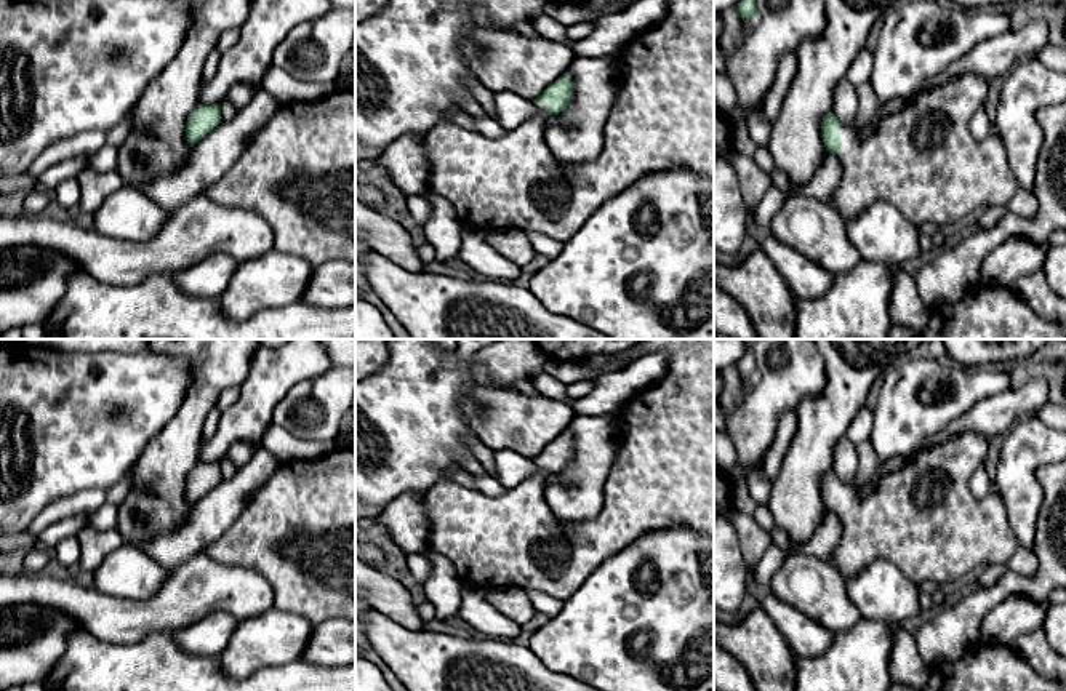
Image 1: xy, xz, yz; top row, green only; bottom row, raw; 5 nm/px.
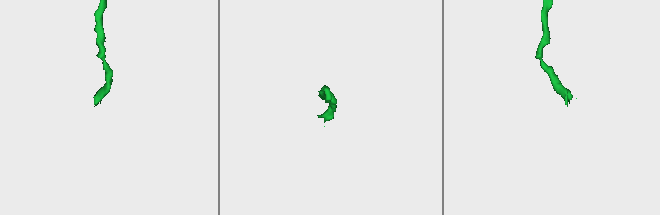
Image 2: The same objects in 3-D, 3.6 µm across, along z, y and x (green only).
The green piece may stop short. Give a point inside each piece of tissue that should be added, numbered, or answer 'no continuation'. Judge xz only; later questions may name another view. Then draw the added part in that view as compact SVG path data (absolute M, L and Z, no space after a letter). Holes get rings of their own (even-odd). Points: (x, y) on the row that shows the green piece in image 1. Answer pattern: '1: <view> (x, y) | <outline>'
1: xz (663, 117) | M714 0L666 2L666 16L619 50L618 96L603 125L603 146L595 158L584 165L560 163L546 142L547 104L539 102L536 117L498 138L461 128L455 122L431 130L424 142L427 190L453 205L463 227L483 232L522 229L563 245L605 202L643 176L685 168L714 179Z

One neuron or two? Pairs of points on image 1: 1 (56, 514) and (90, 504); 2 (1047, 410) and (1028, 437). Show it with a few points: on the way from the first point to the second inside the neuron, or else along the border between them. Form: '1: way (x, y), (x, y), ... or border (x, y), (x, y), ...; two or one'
1: way (64, 507), (82, 504); one
2: border (1034, 416), (1049, 427); two

